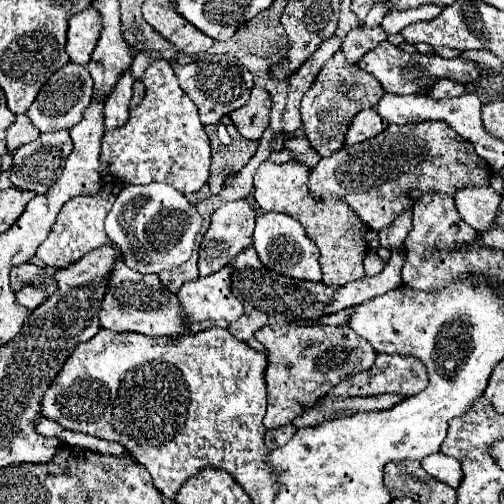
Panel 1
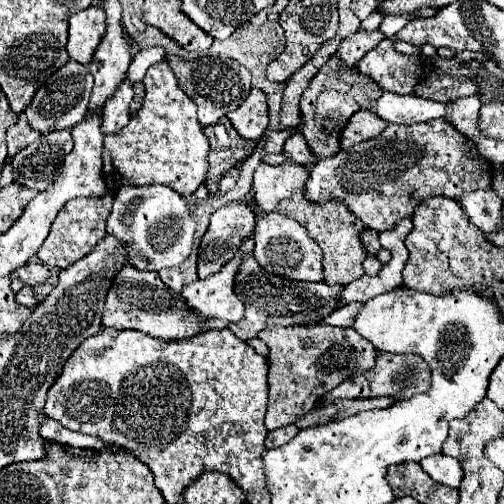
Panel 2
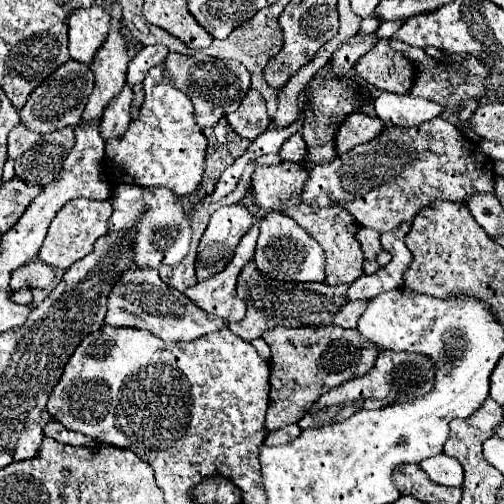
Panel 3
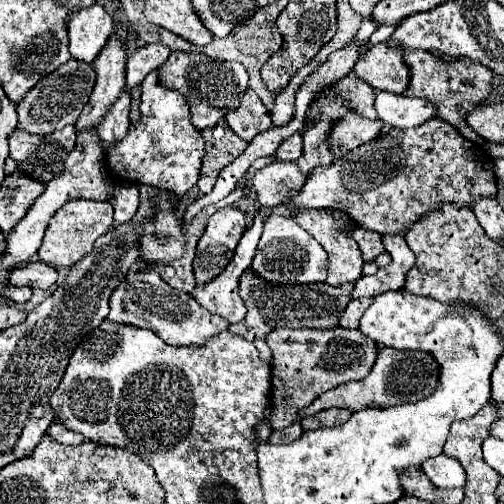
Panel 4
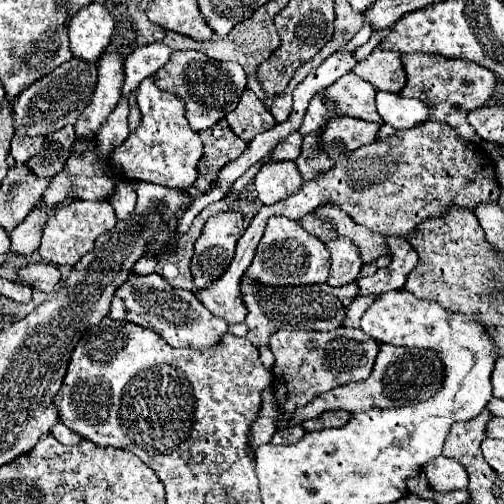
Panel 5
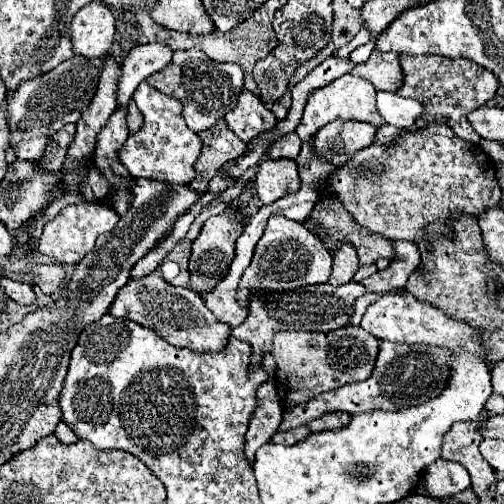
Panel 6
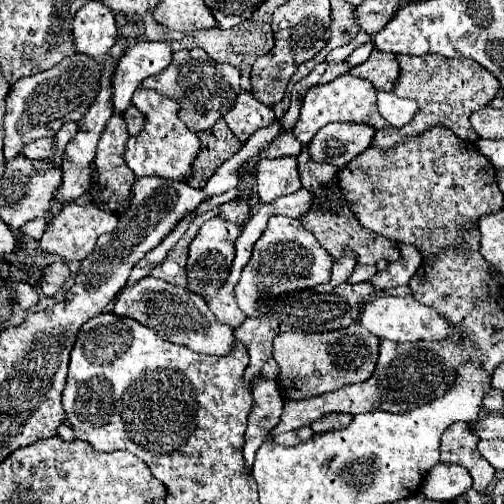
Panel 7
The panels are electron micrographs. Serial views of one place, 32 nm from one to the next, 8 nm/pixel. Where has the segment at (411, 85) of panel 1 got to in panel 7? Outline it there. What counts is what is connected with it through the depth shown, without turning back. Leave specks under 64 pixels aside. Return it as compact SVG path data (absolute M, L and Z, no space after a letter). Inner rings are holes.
M372 50L370 58L364 64L354 66L350 70L350 74L372 82L372 86L376 90L388 90L390 92L390 90L394 90L394 86L398 82L400 66L396 62L396 54Z

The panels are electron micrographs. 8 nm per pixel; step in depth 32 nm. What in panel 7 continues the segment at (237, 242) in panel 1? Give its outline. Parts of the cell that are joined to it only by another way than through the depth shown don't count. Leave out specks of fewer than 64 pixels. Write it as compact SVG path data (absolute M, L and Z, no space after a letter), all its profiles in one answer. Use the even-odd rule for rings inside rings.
M214 216L214 218L204 222L198 236L190 244L190 256L188 256L188 266L186 266L188 290L200 294L202 298L216 294L216 290L222 286L222 282L228 276L228 268L232 266L234 242L240 236L240 232L242 232L242 226L232 224L220 216Z

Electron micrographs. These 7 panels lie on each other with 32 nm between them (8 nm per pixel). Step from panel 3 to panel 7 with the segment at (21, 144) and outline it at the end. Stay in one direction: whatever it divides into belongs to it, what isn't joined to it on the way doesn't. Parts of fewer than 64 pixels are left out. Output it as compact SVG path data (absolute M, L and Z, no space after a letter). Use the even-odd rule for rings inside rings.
M40 138L34 140L32 144L24 144L24 148L20 150L20 156L26 156L30 160L48 160L52 154L52 138Z

